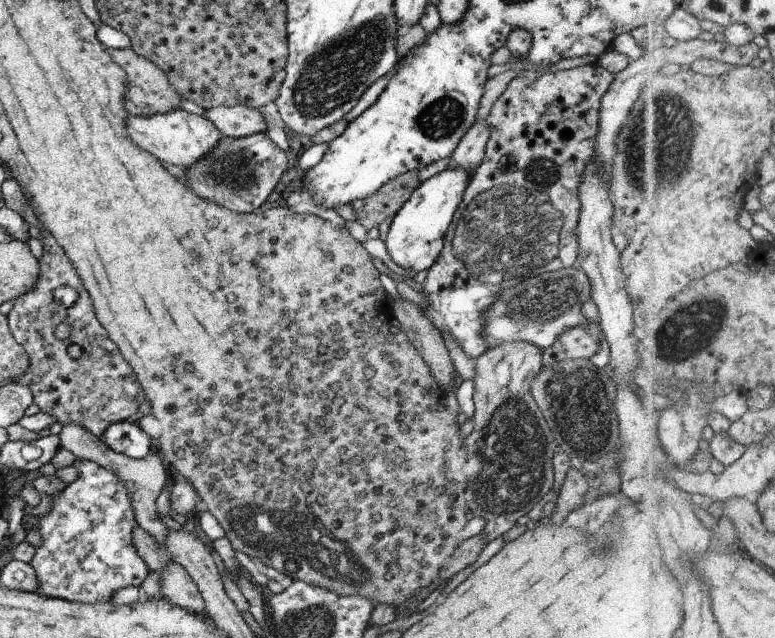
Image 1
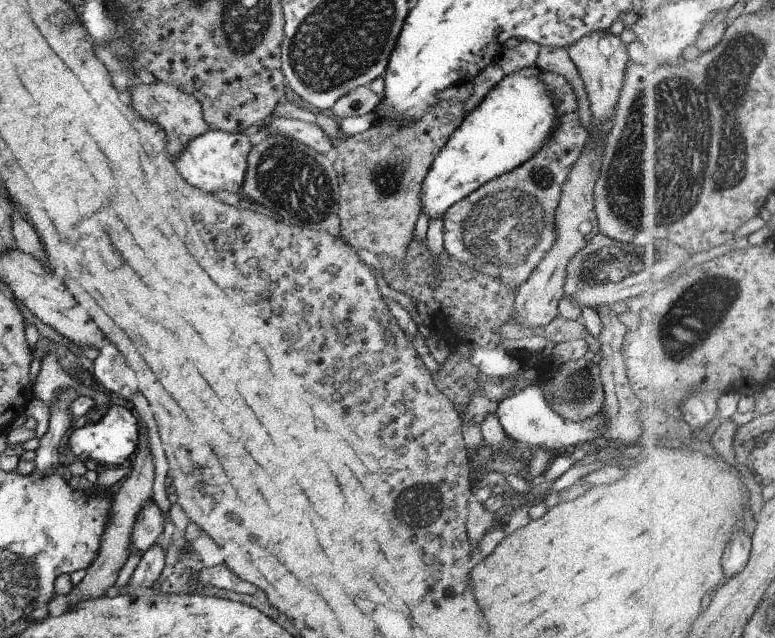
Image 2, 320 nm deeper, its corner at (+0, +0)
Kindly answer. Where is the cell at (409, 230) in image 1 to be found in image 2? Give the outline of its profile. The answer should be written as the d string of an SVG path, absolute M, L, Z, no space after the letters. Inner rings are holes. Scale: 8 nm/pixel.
M533 64L503 76L461 119L457 128L447 137L444 146L435 155L425 178L422 180L421 204L428 220L435 217L442 218L444 212L454 202L465 198L491 179L511 172L535 155L549 140L557 128L558 114L556 106L552 103L552 94L540 79L540 72L543 71Z

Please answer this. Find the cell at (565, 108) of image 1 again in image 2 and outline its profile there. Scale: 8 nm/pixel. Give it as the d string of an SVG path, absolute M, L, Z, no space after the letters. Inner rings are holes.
M547 71L540 72L540 79L552 94L552 103L556 106L558 114L557 128L549 140L529 160L511 172L491 179L465 198L454 202L442 216L442 243L445 252L484 275L497 277L504 285L513 290L517 290L554 241L552 222L560 195L560 186L588 138L588 132L577 121L577 105L570 84L563 76Z

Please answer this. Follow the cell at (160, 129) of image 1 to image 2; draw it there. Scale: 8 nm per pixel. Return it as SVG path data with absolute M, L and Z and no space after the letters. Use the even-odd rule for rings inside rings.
M208 129L202 135L191 139L172 160L181 178L201 192L210 195L214 195L217 190L236 193L242 186L246 171L246 152L250 146L247 137L241 133Z

